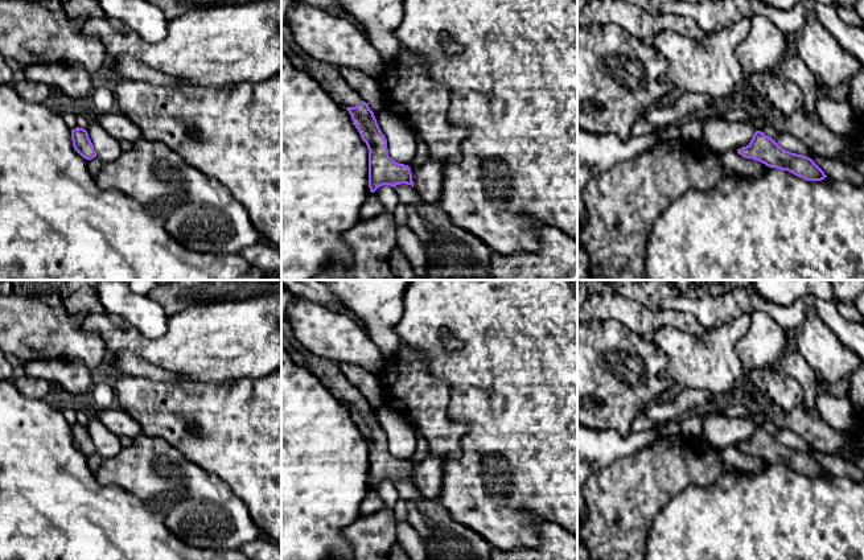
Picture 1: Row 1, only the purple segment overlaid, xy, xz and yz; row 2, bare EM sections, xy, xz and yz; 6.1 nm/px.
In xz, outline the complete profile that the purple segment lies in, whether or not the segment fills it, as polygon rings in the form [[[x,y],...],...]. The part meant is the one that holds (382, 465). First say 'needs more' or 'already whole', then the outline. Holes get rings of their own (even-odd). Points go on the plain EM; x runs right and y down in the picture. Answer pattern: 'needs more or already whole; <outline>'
needs more; [[[309,354],[305,357],[308,368],[342,403],[345,403],[369,445],[369,483],[374,489],[383,481],[395,483],[407,479],[414,483],[408,461],[399,460],[388,452],[387,436],[382,429],[369,399],[351,386],[340,370],[340,365]]]

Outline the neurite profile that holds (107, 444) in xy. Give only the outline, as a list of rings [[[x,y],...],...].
[[[91,419],[86,427],[102,460],[115,457],[123,449],[119,437],[110,432],[98,419]]]

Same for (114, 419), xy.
[[[118,404],[99,411],[96,419],[118,437],[128,436],[133,438],[141,433],[140,425]]]

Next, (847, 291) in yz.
[[[830,280],[836,301],[853,302],[864,292],[864,280]]]

